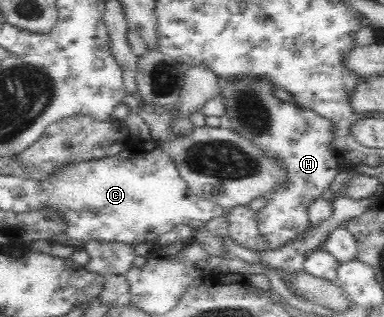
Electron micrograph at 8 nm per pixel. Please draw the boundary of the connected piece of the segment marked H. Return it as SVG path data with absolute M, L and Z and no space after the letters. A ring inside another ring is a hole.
M242 73L222 78L218 92L228 128L276 161L283 170L283 177L265 198L266 204L256 211L257 229L267 251L278 250L311 229L308 208L322 199L340 171L338 156L332 148L336 123L296 103L283 101L274 93L276 89L266 77Z

